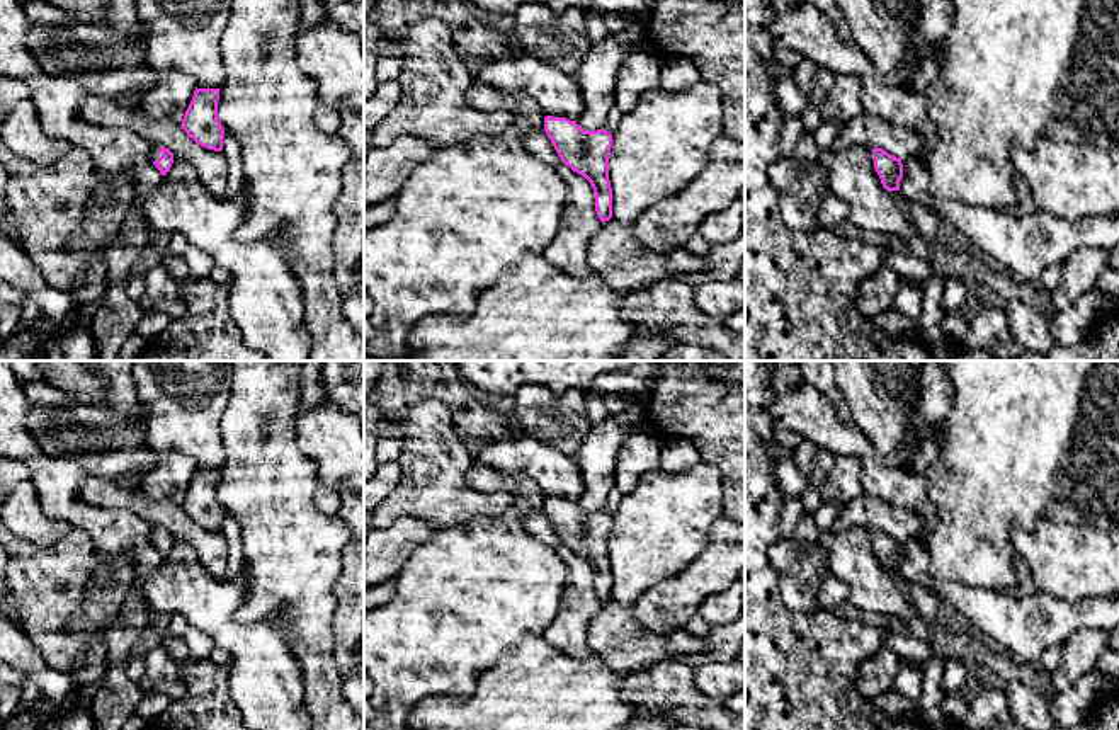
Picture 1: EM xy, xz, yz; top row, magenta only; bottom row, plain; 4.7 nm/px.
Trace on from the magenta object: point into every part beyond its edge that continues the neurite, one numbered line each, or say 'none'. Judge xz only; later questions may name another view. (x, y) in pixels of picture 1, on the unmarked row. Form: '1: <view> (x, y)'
none

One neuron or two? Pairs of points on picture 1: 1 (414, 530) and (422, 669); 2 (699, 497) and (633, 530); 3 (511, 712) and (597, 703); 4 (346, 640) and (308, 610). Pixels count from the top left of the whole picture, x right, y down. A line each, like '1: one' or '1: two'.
1: two
2: one
3: one
4: two

